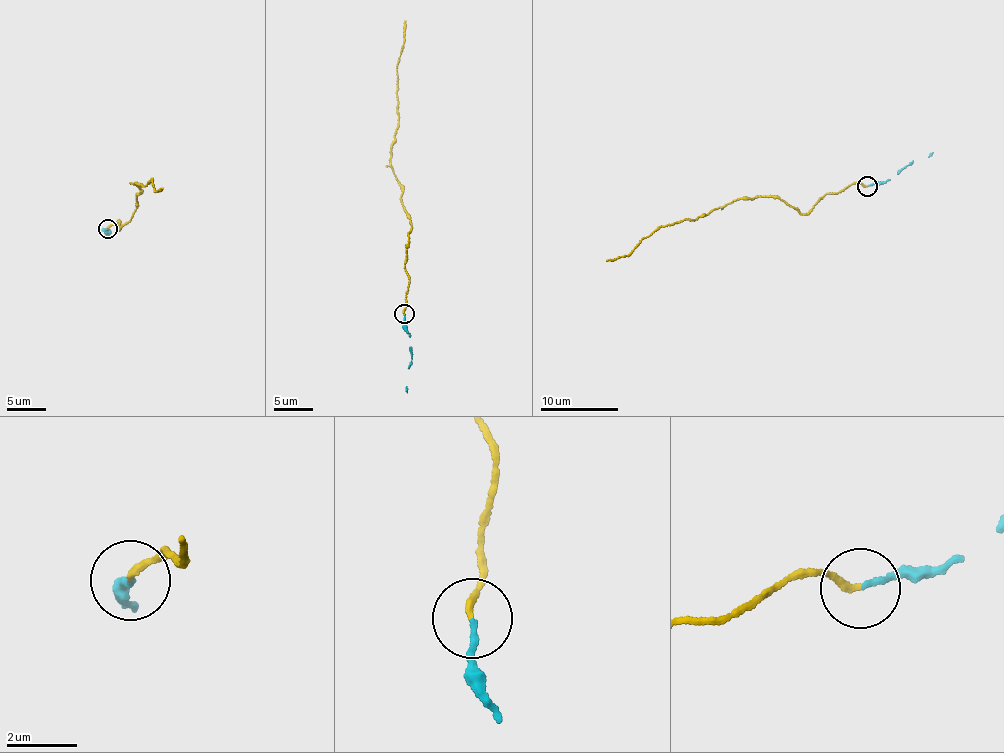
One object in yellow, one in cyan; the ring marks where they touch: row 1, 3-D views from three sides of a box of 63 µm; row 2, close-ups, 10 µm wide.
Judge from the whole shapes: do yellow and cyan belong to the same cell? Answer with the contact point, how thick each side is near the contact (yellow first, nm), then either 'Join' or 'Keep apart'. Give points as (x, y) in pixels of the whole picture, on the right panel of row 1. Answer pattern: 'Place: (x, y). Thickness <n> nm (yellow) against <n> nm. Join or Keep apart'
Place: (867, 186). Thickness 180 nm (yellow) against 150 nm. Join

